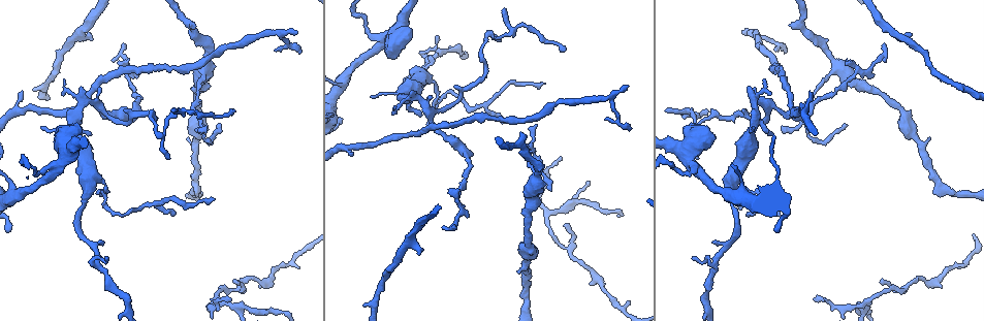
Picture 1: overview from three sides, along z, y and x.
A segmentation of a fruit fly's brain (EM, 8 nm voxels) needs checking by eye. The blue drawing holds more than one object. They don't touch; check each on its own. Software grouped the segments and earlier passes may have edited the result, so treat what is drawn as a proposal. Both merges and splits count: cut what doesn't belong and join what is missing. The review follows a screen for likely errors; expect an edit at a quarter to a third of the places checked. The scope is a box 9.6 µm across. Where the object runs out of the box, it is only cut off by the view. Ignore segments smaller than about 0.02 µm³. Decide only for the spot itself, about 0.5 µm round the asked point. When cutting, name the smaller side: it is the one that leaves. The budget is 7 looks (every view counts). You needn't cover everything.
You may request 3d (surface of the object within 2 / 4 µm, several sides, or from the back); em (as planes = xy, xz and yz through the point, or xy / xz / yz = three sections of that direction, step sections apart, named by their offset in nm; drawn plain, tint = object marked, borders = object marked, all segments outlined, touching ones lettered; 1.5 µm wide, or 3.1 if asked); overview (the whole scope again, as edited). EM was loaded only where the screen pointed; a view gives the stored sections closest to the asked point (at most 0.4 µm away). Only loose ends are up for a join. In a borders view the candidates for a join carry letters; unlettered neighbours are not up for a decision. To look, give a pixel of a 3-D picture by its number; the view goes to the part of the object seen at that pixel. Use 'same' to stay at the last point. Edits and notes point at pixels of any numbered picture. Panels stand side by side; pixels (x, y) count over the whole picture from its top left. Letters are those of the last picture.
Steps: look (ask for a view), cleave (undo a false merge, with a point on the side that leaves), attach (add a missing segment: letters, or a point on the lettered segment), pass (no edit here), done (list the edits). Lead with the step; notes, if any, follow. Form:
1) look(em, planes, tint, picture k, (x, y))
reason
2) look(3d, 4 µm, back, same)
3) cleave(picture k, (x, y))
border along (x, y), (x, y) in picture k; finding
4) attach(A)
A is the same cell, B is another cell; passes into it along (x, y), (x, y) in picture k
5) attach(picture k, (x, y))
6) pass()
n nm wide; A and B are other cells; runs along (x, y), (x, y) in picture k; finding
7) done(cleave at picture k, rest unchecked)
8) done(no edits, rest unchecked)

look(3d, 4 µm, picture 1, (371, 96))
thin end

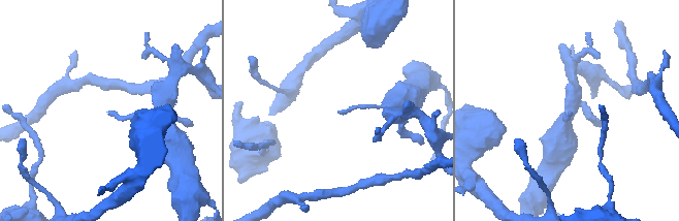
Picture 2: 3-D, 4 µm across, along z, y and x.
look(em, planes, borders, picture 2, (108, 111))
now the EM

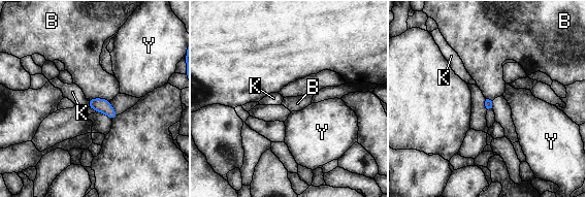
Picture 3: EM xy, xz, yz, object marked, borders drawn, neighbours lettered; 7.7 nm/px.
attach(K)
B touches over 170 nm; K is the same cell, B and Y are other cells; the cell continues

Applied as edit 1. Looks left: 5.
look(overview)

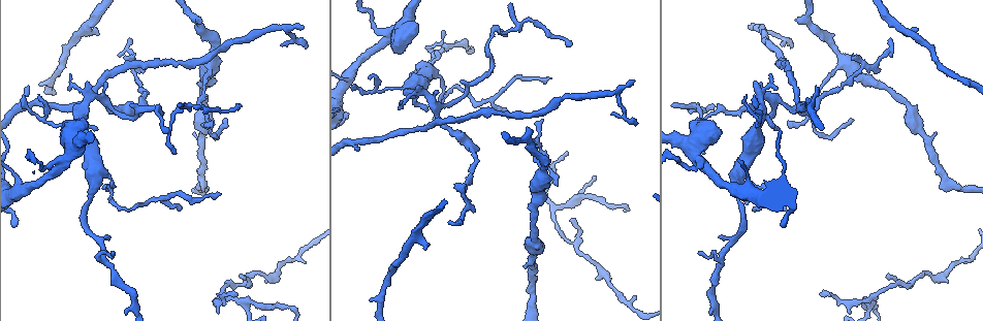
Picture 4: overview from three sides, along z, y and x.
look(3d, 4 µm, picture 4, (889, 275))
free end

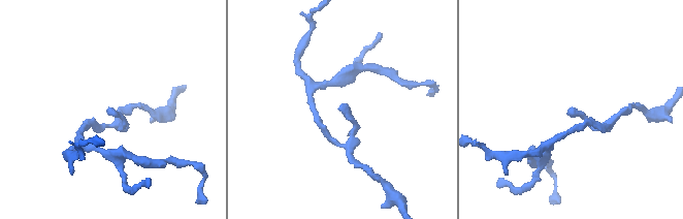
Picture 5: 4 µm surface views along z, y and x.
look(em, yz, step 4, borders, picture 5, (340, 107))
shape alone is not enough

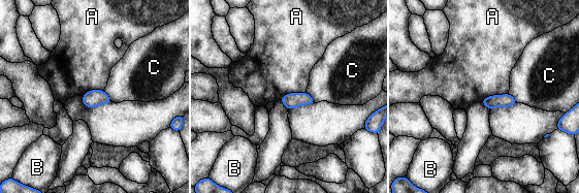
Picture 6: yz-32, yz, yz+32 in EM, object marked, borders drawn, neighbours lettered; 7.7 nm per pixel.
look(em, planes, borders, same)
another direction

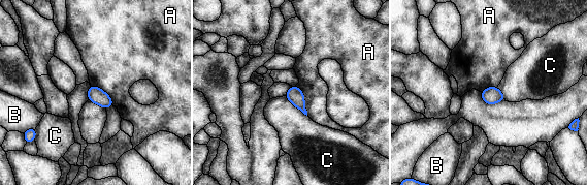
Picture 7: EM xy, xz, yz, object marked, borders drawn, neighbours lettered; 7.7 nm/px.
pass()
A, B and C are other cells; none of them fits

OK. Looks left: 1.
done(attach at picture 3, rest unchecked)

